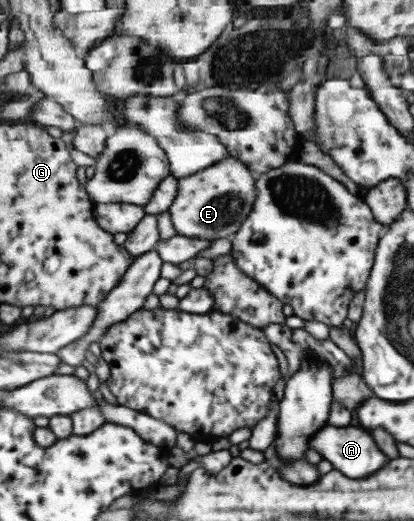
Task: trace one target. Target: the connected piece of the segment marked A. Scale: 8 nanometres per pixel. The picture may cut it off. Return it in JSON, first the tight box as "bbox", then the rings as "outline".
{"bbox":[310,424,390,479],"outline":[[[329,424],[314,437],[310,448],[318,451],[323,459],[328,459],[335,469],[340,469],[350,479],[366,479],[381,471],[390,461],[382,448],[374,443],[374,437],[358,427],[338,428]]]}

